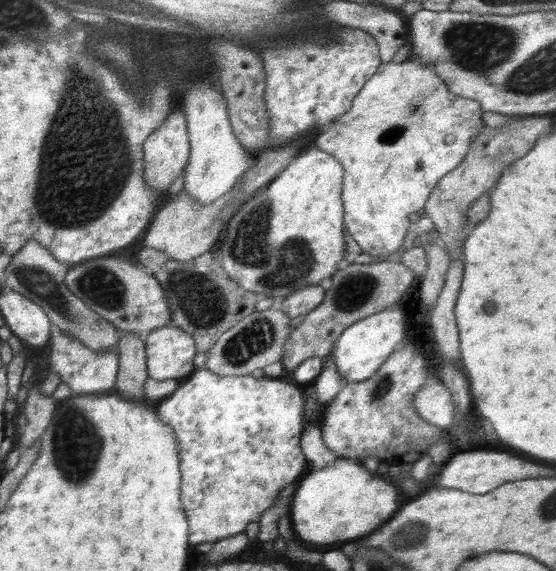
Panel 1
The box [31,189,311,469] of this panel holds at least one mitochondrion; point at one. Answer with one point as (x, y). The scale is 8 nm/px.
(204, 307)

